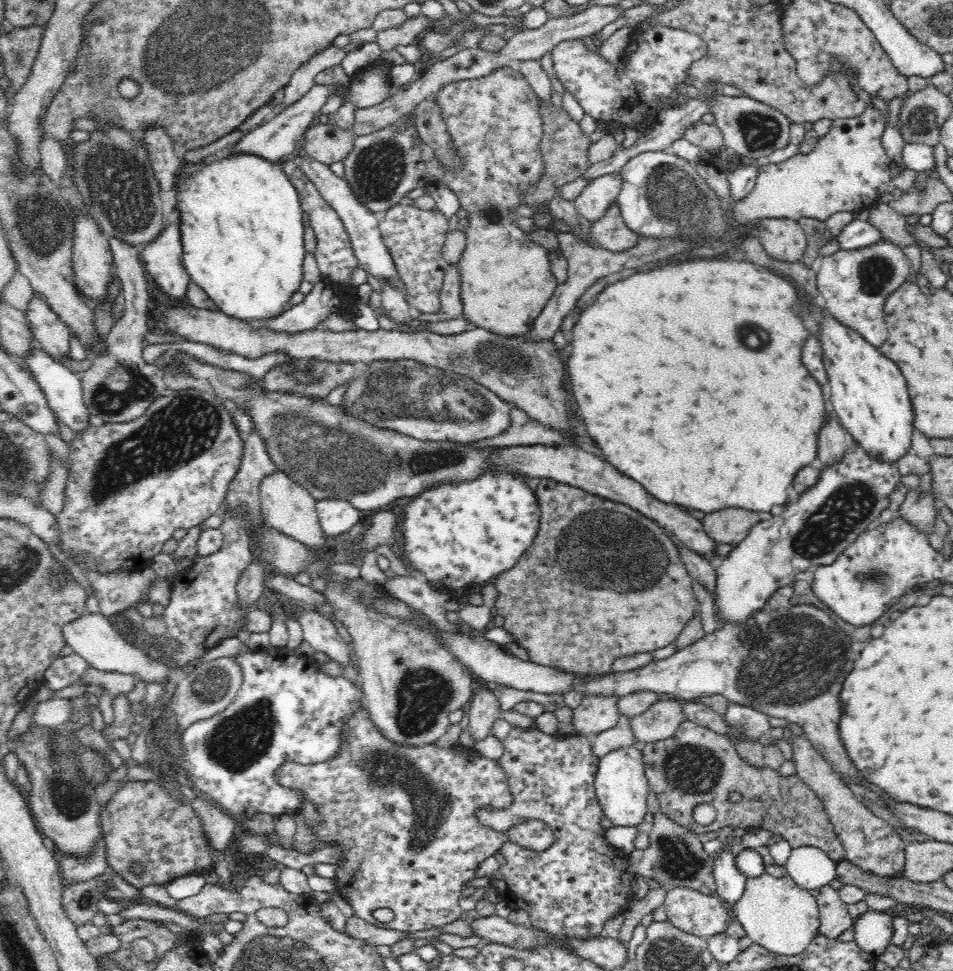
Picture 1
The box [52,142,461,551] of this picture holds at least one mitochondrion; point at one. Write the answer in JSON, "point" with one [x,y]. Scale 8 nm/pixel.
{"point":[186,427]}

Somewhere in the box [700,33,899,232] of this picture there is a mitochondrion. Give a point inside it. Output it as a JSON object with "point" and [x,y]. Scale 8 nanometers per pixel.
{"point":[760,130]}

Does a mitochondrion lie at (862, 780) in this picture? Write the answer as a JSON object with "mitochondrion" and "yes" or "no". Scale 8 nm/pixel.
{"mitochondrion":"no"}

